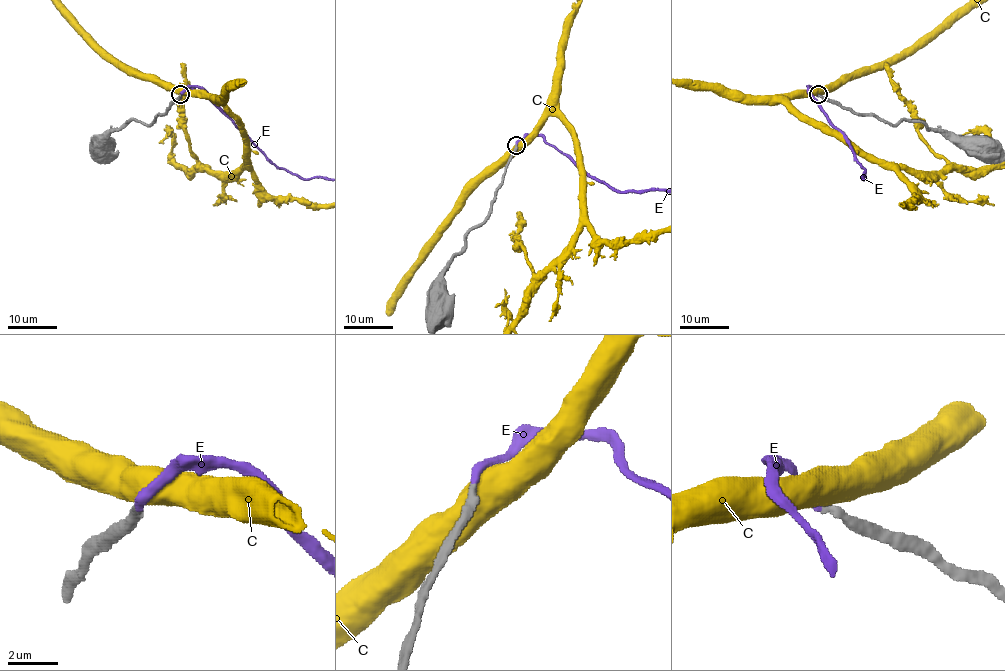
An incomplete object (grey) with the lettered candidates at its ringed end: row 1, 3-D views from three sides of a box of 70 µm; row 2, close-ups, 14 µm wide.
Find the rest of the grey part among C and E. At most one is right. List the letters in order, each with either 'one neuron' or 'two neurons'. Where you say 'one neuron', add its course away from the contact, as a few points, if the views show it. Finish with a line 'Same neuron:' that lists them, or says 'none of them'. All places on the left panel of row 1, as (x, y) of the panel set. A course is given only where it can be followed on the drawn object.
C: two neurons
E: one neuron
Same neuron: E

